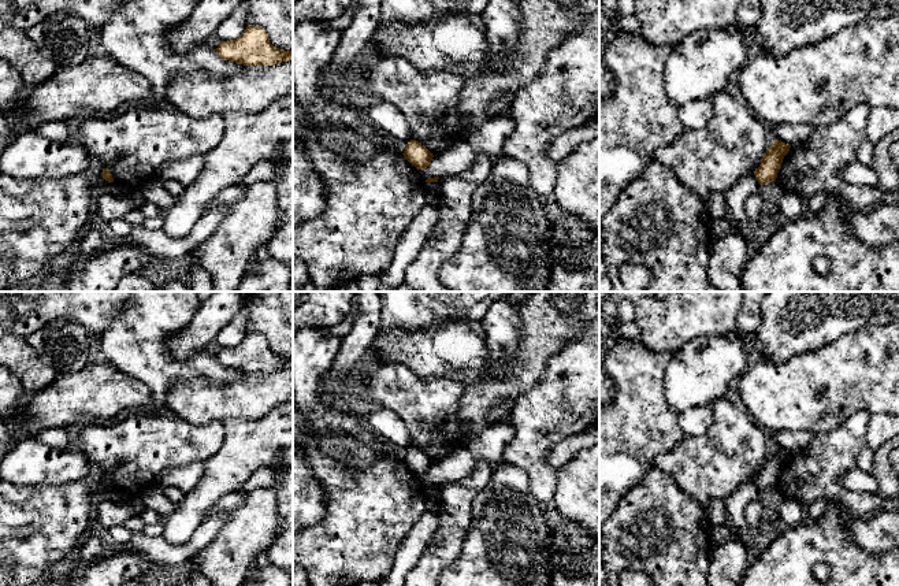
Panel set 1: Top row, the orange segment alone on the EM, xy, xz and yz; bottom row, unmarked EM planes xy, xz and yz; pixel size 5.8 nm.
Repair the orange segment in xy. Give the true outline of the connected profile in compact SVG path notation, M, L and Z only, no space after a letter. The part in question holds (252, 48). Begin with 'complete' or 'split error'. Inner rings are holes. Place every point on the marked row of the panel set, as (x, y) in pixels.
complete; M252 25L238 38L222 41L215 51L224 60L244 66L274 66L293 59L293 51L274 47L267 31Z

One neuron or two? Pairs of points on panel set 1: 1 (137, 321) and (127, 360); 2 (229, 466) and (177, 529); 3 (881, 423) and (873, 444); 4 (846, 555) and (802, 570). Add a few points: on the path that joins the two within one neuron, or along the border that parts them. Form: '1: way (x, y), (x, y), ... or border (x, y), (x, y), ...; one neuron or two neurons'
1: way (137, 330), (133, 351); one neuron
2: way (218, 481), (189, 514); one neuron
3: way (881, 429), (876, 438); one neuron
4: way (835, 555), (817, 555), (813, 559); one neuron

